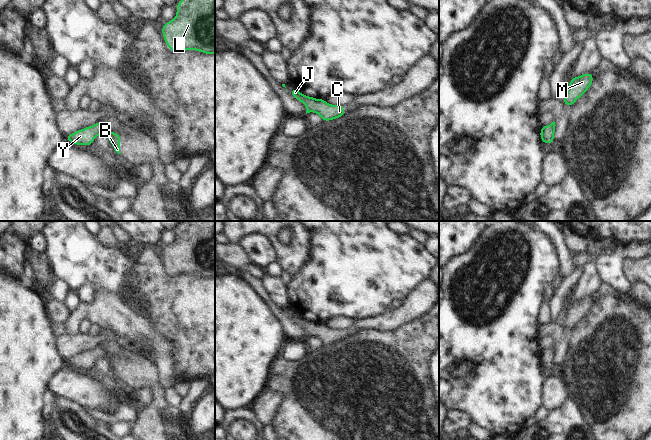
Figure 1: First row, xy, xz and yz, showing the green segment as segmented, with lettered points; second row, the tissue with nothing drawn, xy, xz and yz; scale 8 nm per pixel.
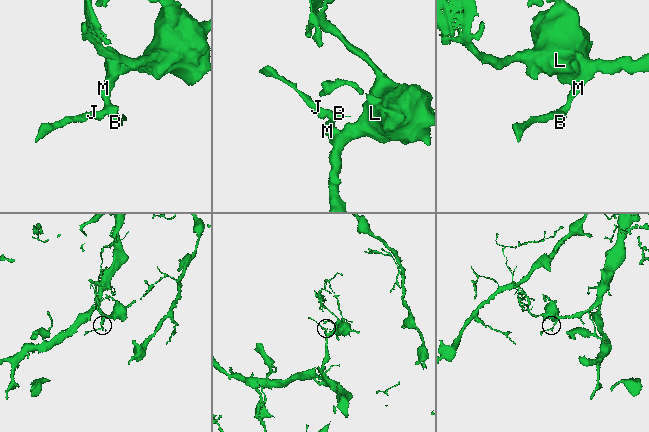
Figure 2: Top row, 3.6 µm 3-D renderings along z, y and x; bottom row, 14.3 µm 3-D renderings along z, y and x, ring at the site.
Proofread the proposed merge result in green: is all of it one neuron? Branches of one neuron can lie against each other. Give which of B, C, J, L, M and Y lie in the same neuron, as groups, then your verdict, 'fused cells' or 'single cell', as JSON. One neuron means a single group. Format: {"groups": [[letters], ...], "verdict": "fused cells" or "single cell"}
{"groups": [["B", "C", "J", "L", "M", "Y"]], "verdict": "single cell"}

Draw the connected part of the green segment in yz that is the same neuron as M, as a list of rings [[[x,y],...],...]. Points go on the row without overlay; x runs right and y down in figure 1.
[[[592,296],[585,297],[580,301],[571,301],[571,307],[567,311],[567,317],[562,326],[567,330],[572,331],[575,325],[589,313],[592,307]]]

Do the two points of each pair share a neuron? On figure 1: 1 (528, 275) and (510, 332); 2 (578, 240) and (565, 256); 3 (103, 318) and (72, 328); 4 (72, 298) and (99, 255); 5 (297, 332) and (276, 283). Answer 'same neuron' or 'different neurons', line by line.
1: same neuron
2: different neurons
3: same neuron
4: different neurons
5: different neurons

